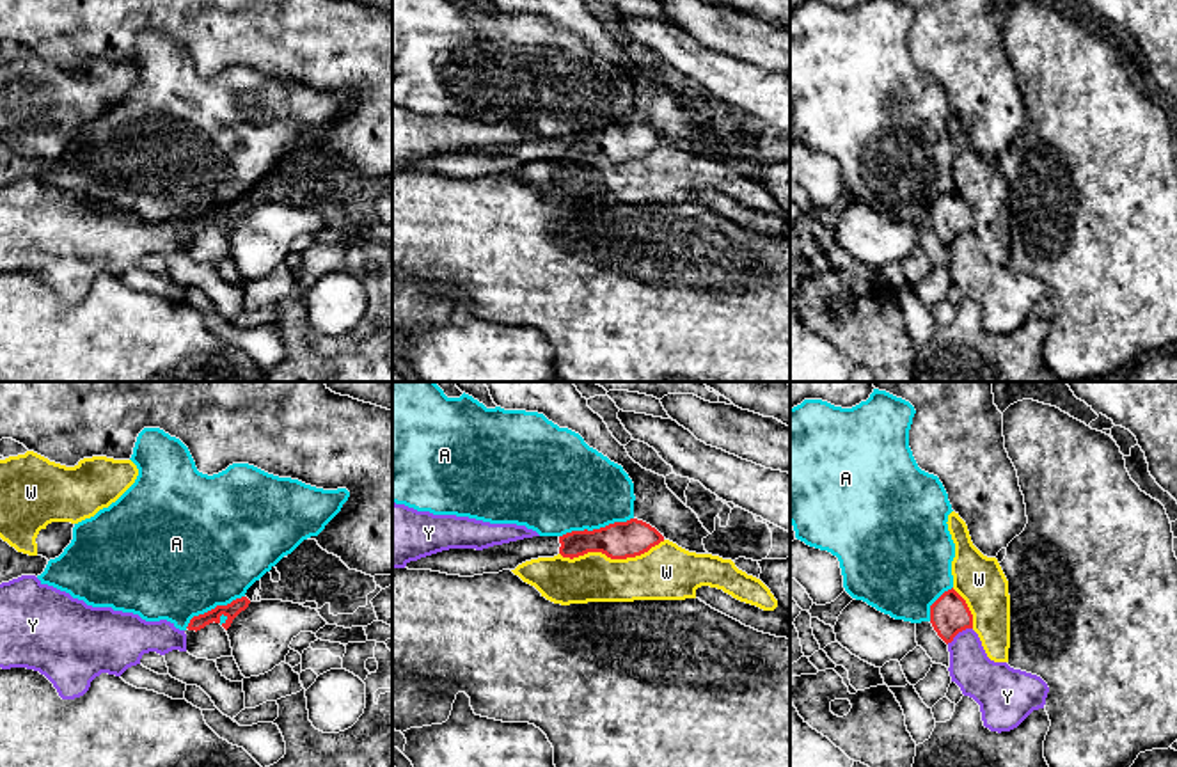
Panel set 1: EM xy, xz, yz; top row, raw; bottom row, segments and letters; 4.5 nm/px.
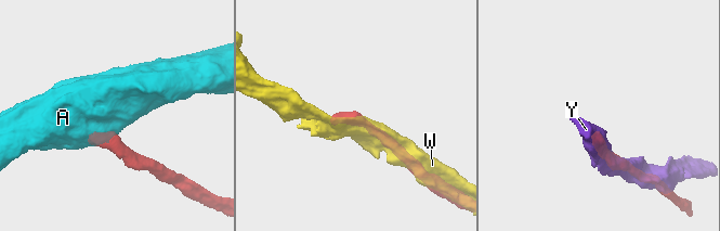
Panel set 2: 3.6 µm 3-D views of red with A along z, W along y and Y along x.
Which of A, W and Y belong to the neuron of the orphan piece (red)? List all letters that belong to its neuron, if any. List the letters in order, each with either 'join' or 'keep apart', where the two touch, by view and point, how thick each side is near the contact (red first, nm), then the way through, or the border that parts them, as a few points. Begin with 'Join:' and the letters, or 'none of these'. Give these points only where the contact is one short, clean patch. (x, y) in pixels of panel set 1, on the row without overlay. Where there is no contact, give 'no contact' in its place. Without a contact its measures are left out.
Join: none of these
A: keep apart; meets red in xz at (595, 132); 170 nm thick on the red side, 420 nm on the other; border along xz (632, 119), (592, 132), (572, 132), (560, 139)
W: keep apart; meets red in xz at (611, 160); 170 nm thick on the red side, 240 nm on the other
Y: keep apart; meets red in yz at (959, 233); 180 nm thick on the red side, 200 nm on the other

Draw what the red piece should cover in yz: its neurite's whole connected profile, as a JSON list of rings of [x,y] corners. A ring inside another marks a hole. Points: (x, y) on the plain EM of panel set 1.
[[[952,190],[930,208],[930,225],[948,247],[959,234],[973,231],[973,217],[966,202]]]

